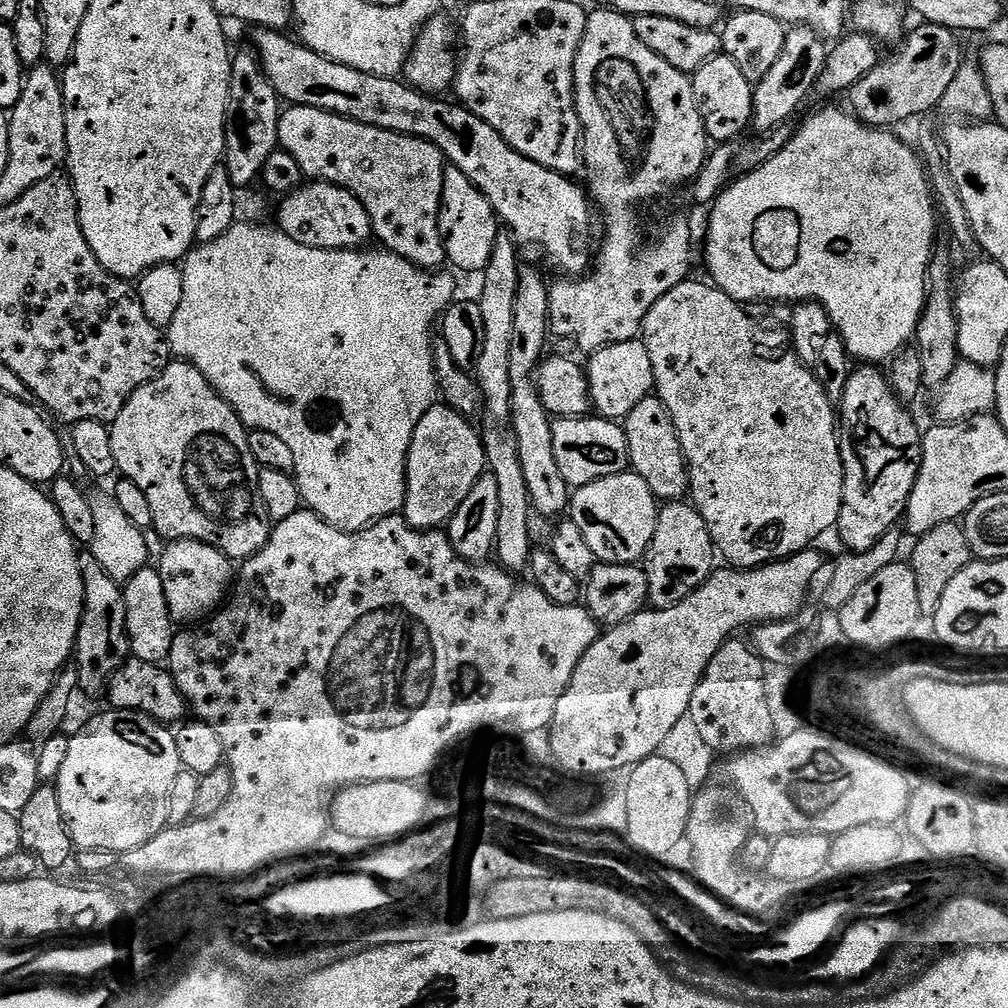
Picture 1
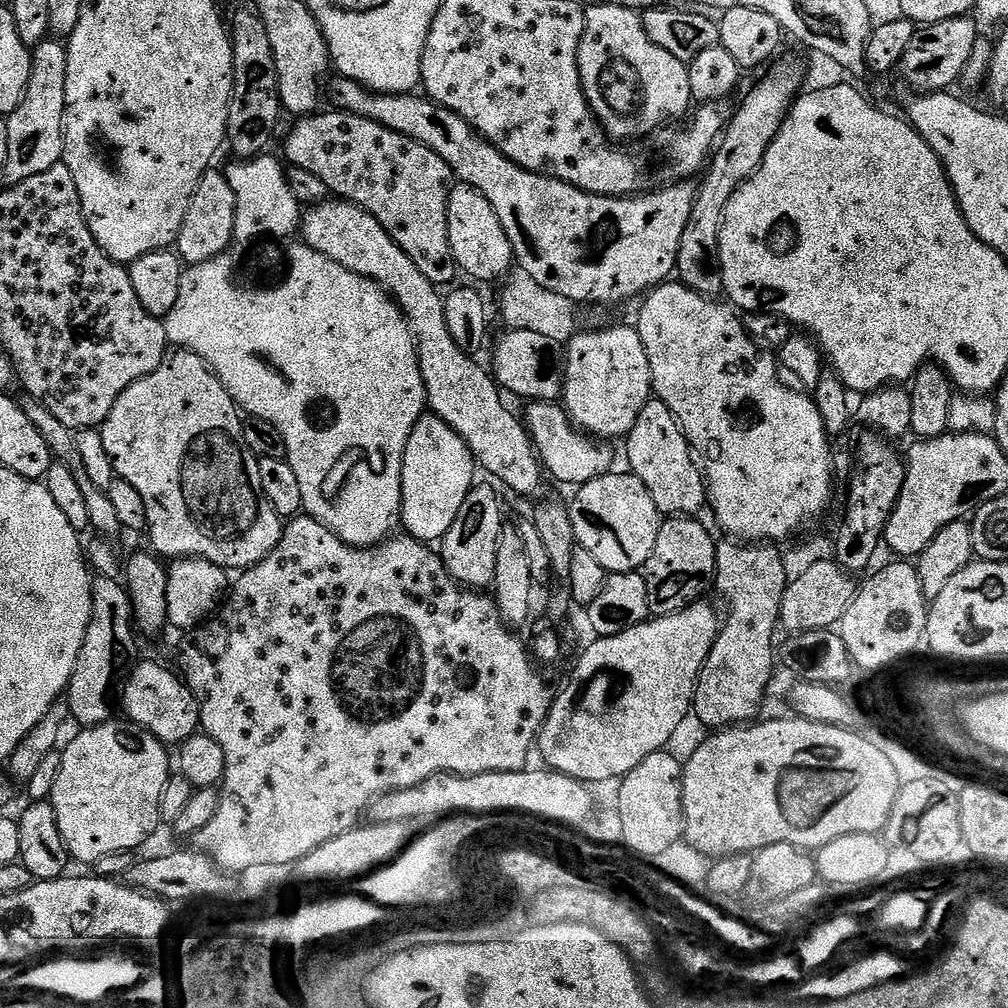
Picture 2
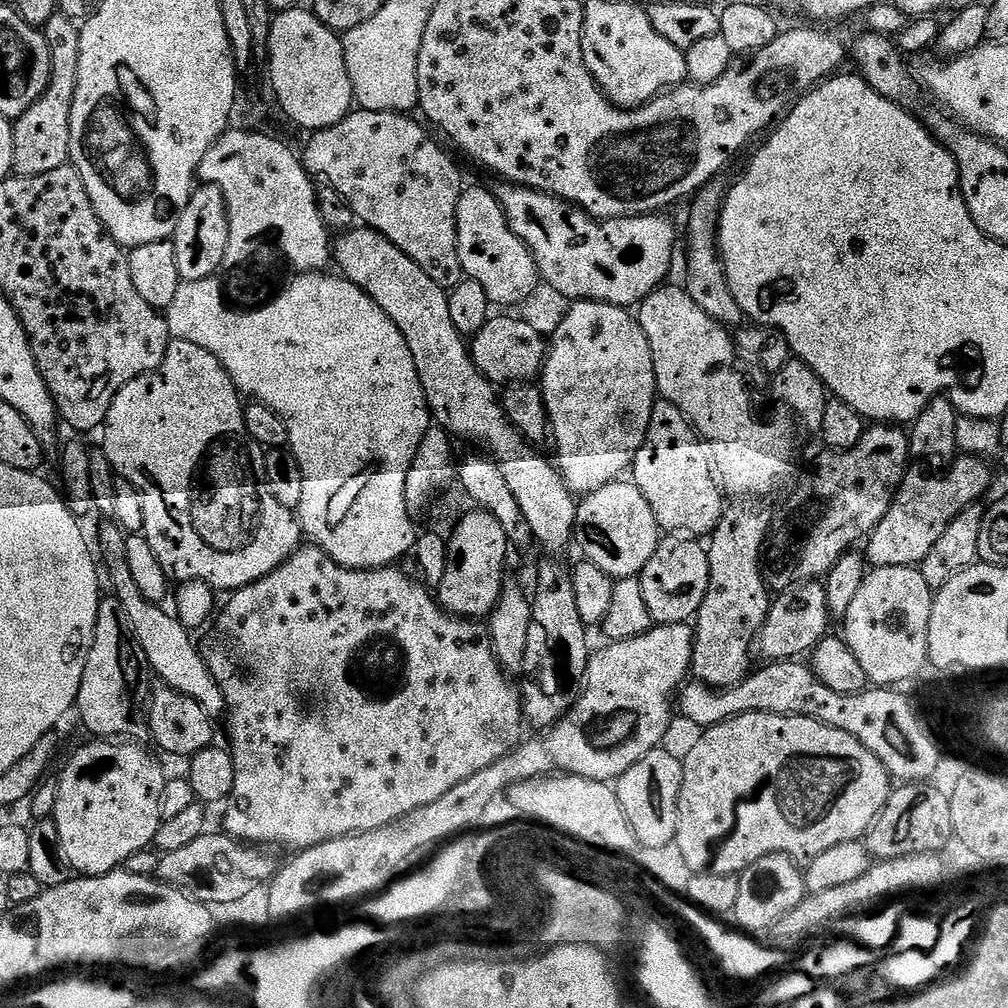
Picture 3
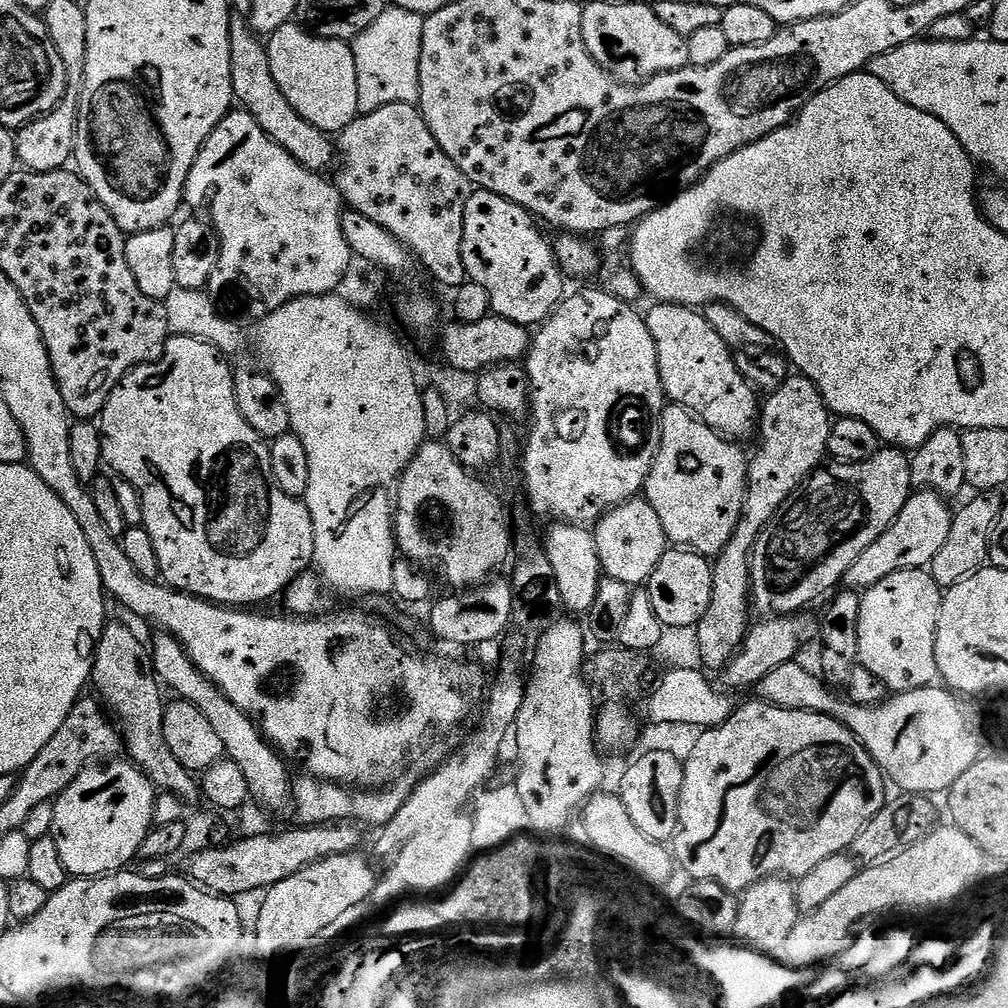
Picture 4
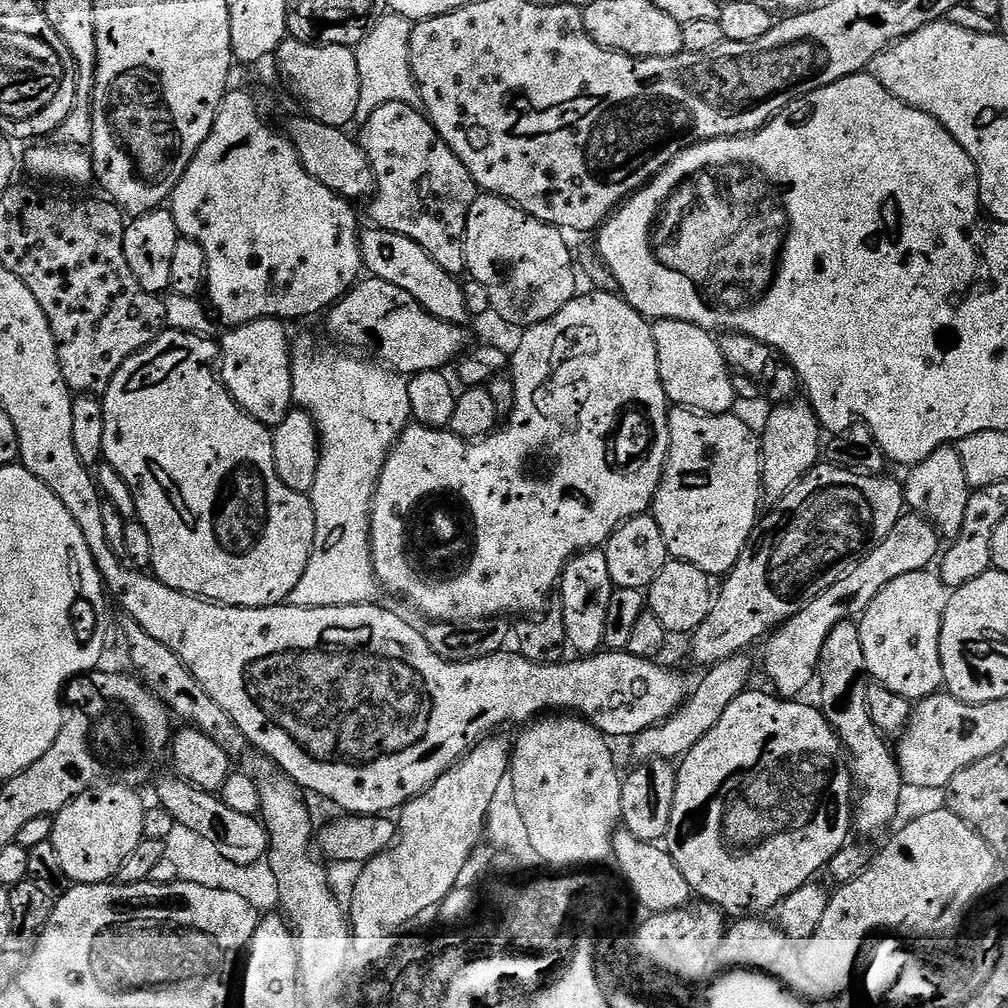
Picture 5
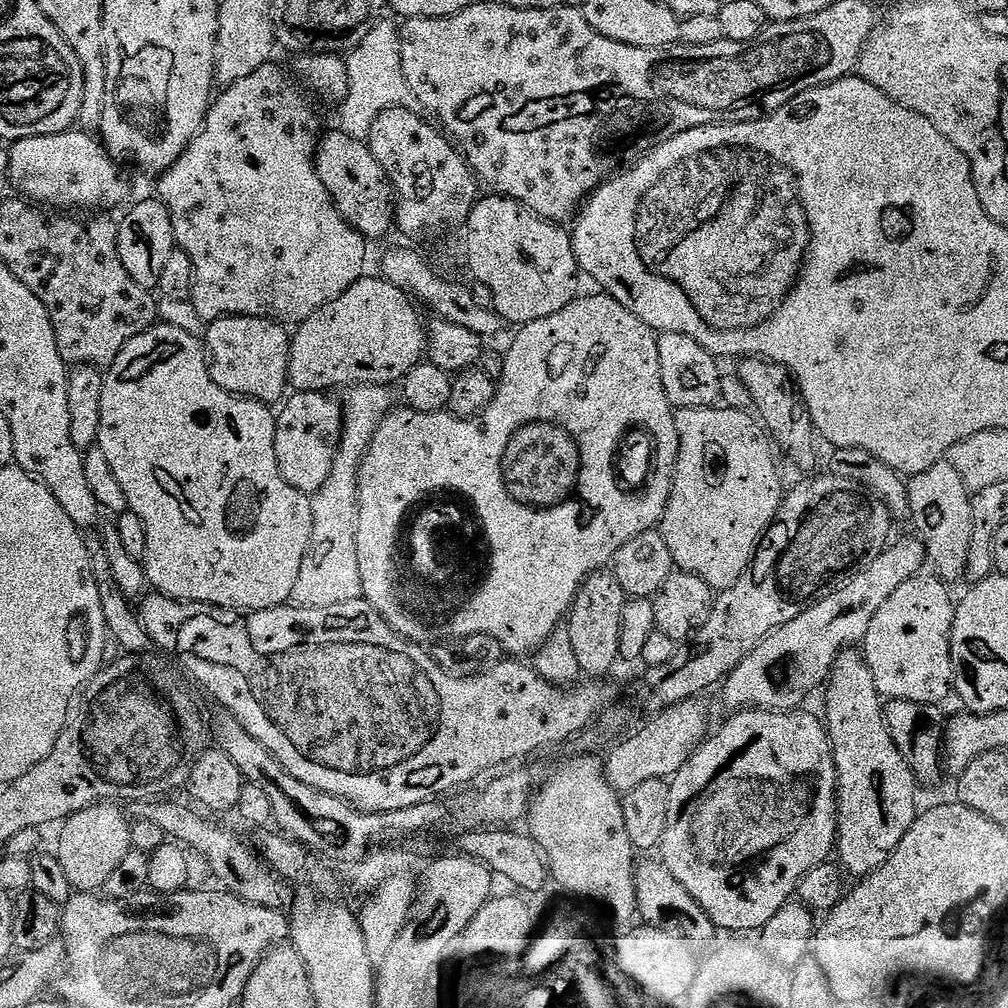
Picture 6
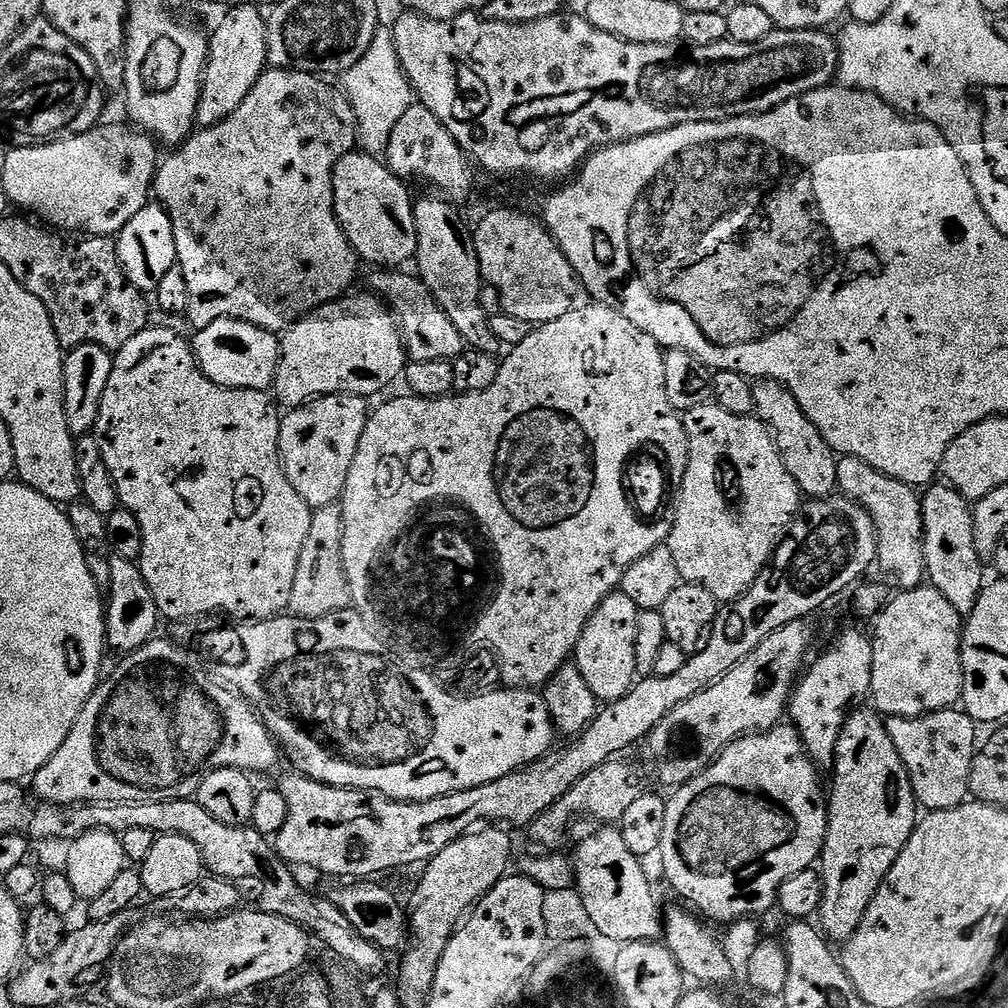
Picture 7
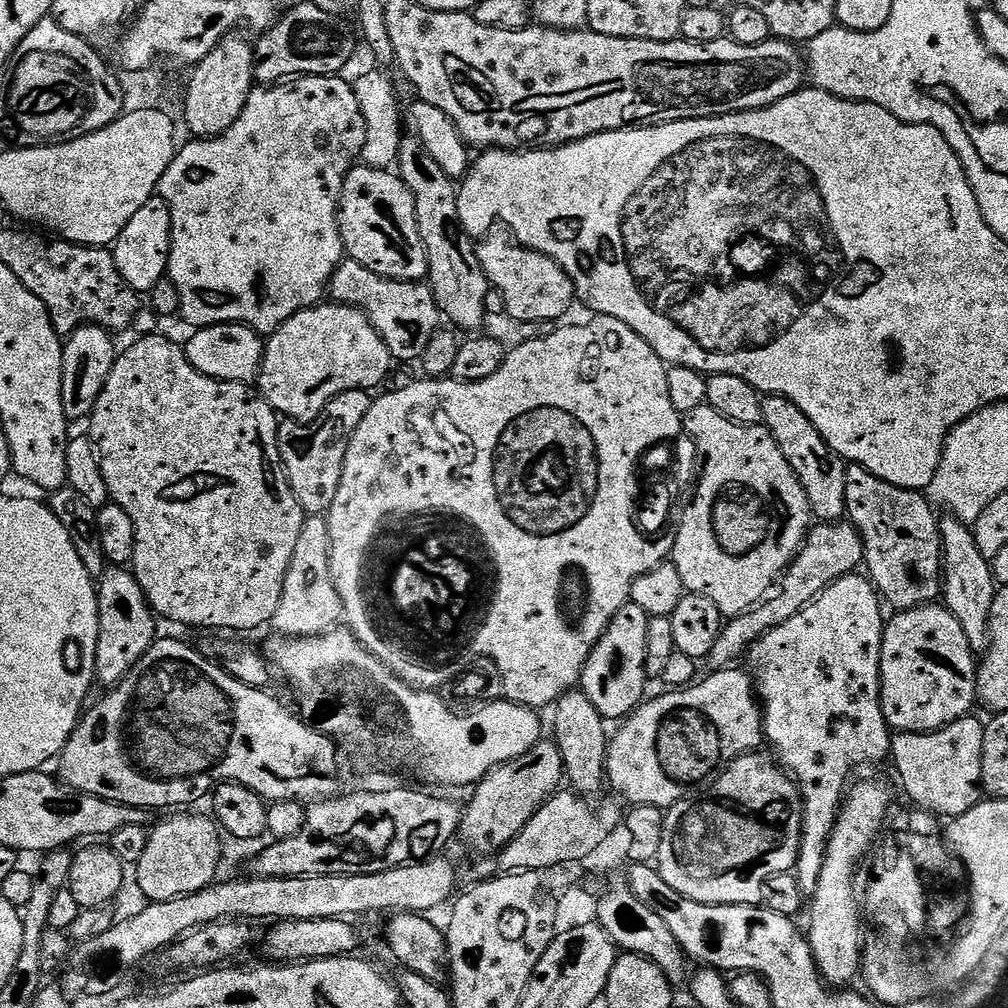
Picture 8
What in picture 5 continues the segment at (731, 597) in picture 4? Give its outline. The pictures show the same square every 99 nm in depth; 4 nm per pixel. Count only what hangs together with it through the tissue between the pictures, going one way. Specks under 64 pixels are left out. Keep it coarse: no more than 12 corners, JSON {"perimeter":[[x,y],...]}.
{"perimeter":[[812,405],[771,409],[760,436],[760,483],[786,495],[822,460]]}

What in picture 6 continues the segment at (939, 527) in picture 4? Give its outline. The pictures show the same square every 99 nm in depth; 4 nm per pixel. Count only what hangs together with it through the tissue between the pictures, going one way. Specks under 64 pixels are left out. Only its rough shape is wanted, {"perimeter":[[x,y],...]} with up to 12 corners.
{"perimeter":[[919,538],[768,634],[723,681],[729,709],[791,712],[825,687],[886,598]]}

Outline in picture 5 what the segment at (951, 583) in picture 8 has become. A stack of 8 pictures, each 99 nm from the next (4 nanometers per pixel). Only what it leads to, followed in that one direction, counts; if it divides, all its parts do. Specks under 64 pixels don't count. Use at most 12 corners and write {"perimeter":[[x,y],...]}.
{"perimeter":[[960,449],[911,465],[904,502],[941,537],[962,530],[970,489]]}

